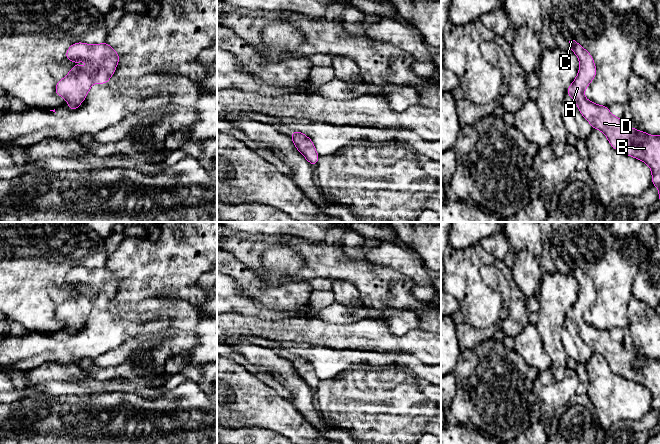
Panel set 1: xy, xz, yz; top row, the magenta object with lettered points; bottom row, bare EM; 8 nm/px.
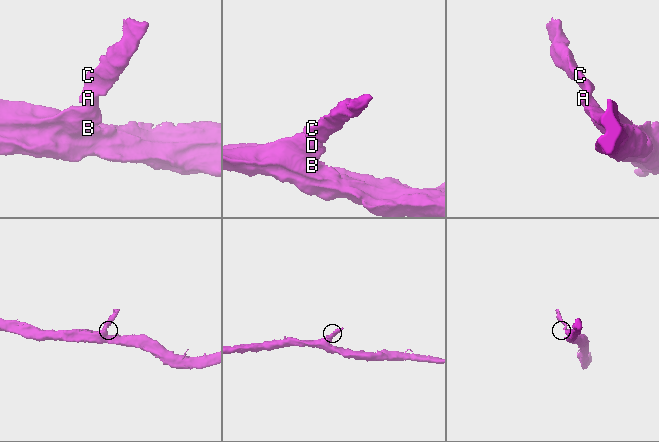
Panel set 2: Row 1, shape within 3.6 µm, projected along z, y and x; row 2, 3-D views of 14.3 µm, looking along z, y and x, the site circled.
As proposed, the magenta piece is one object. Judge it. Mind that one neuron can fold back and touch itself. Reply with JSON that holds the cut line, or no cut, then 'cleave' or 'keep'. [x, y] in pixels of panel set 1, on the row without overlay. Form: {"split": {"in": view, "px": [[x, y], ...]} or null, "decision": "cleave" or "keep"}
{"split": null, "decision": "keep"}

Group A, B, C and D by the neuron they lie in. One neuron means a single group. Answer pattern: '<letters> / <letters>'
A B C D

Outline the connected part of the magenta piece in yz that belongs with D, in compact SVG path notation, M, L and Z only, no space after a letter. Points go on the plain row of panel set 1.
M568 261L567 264L569 267L569 273L572 274L579 282L580 291L577 301L567 312L566 317L570 319L577 328L580 337L591 348L592 352L602 355L607 361L610 369L615 374L639 383L651 392L652 409L659 413L658 424L660 425L660 360L649 359L646 356L626 350L623 343L613 340L607 330L597 329L584 321L585 313L596 300L596 290L588 275L586 275L572 261Z

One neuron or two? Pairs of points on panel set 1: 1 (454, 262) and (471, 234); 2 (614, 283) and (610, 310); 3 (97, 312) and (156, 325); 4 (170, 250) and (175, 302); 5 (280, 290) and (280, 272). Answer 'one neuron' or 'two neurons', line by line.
1: two neurons
2: one neuron
3: one neuron
4: two neurons
5: two neurons

